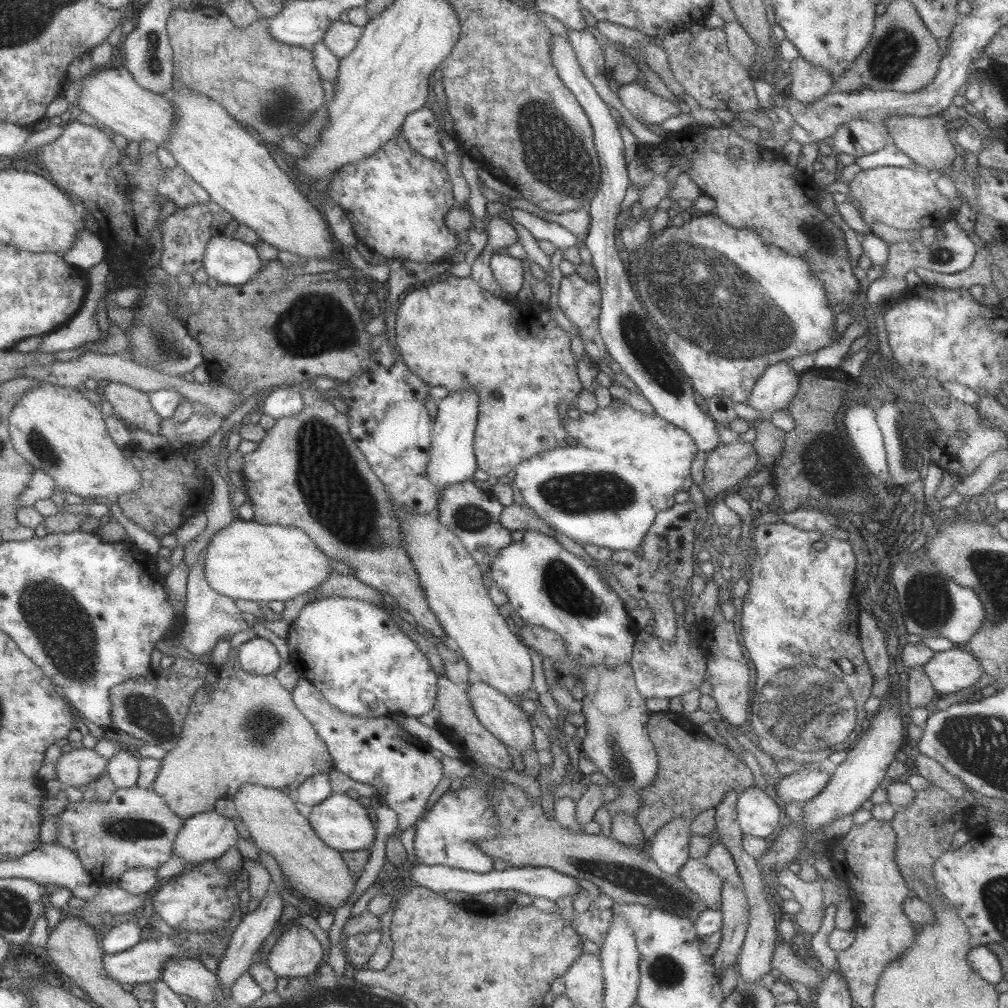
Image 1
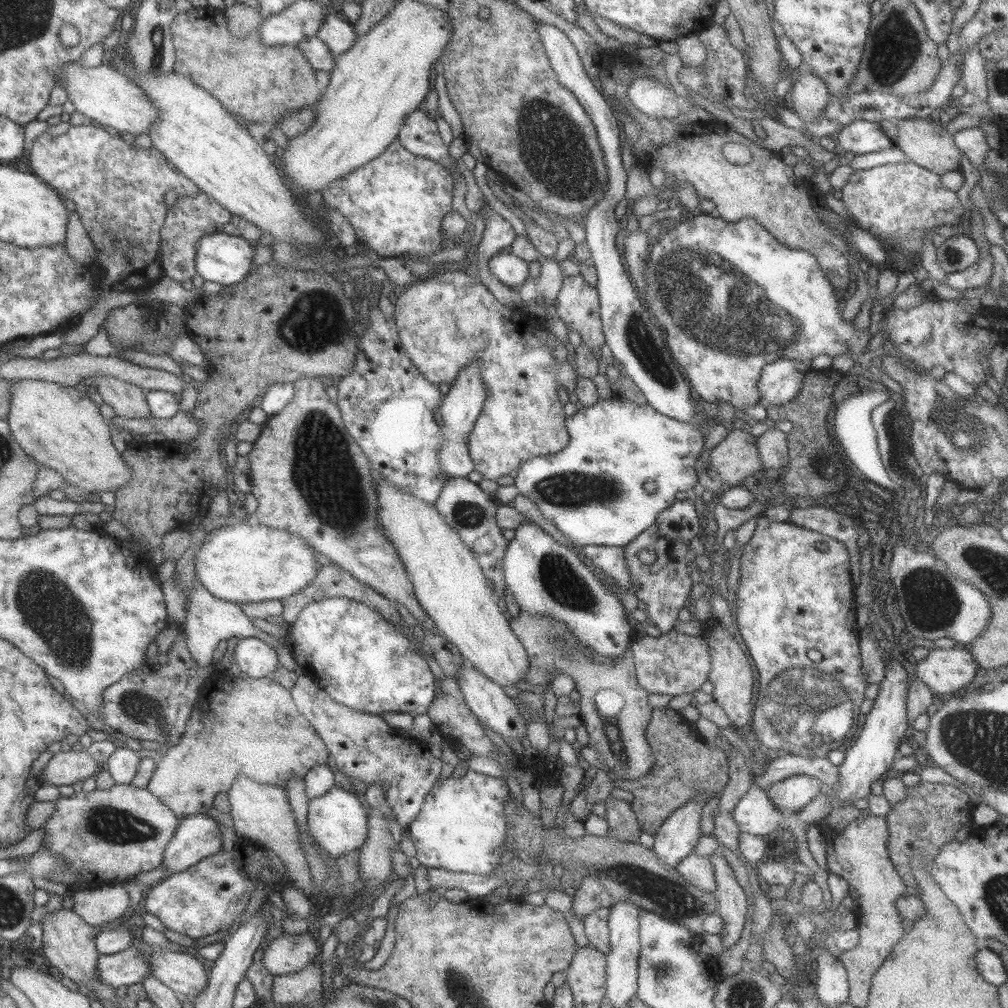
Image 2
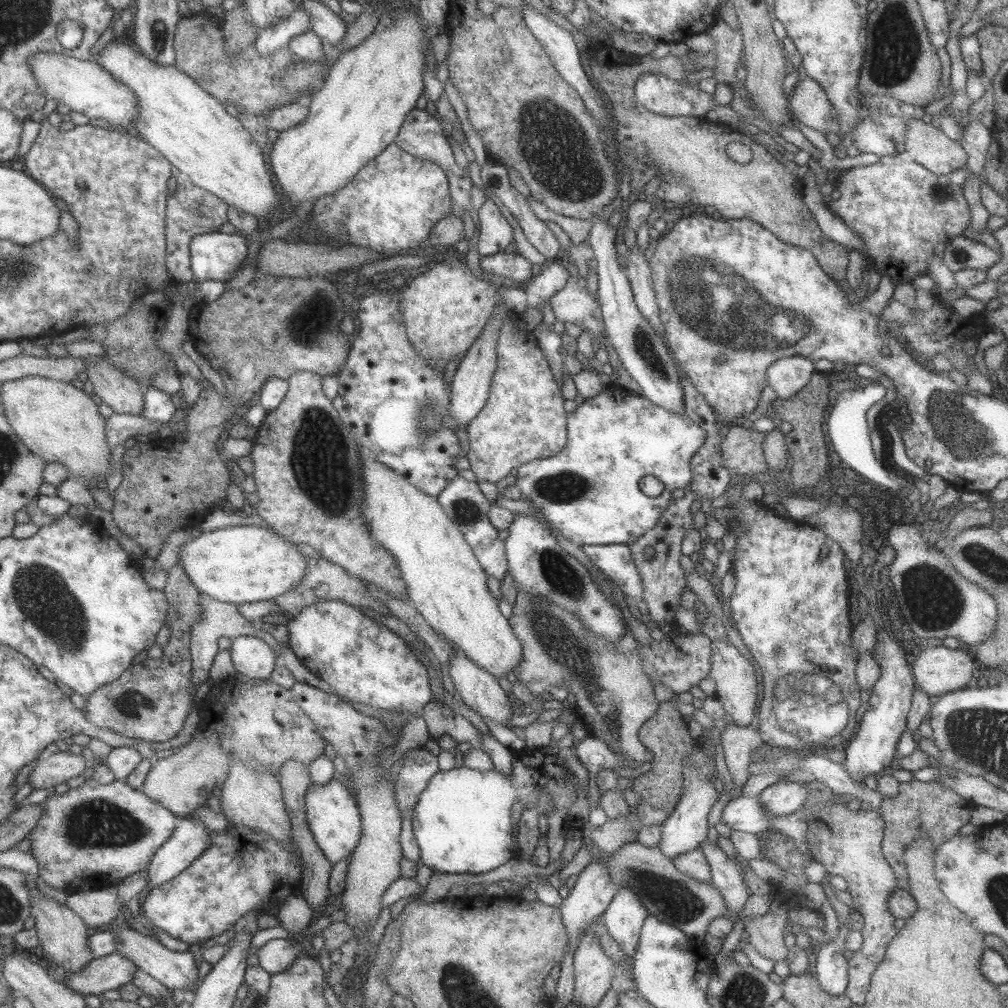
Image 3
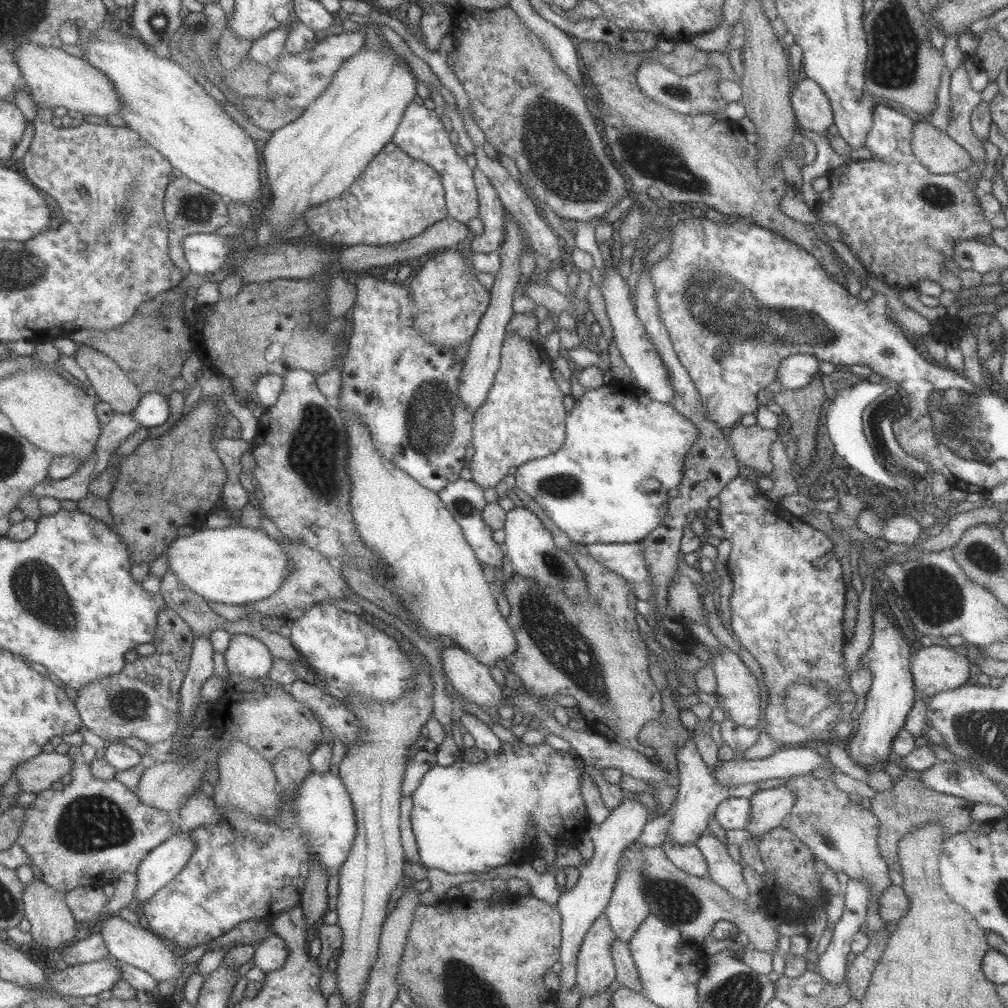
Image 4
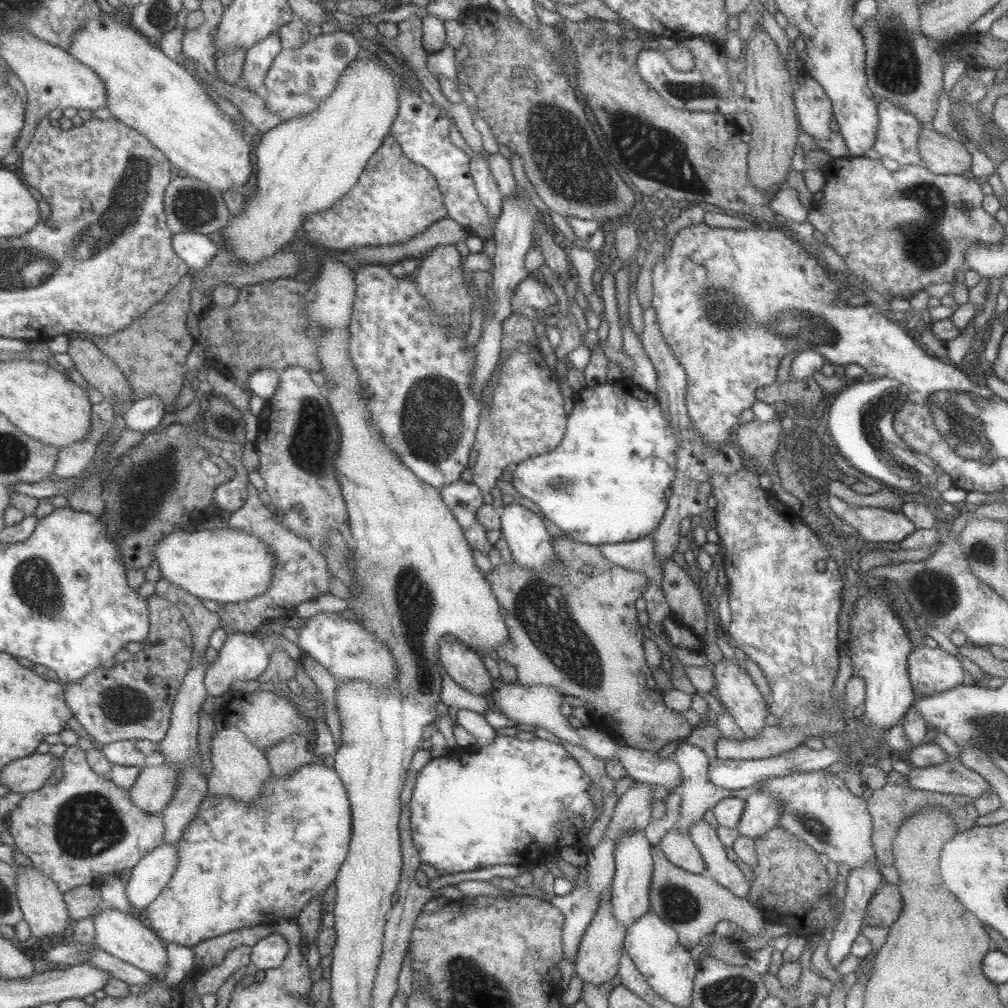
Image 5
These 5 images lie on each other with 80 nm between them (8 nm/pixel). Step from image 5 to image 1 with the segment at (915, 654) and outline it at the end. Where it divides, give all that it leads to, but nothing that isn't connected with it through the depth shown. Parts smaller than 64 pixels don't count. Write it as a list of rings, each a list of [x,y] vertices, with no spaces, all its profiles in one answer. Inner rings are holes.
[[[957,645],[946,651],[934,652],[932,657],[922,664],[922,669],[937,694],[951,694],[951,692],[967,688],[979,680],[979,676],[983,672],[977,659],[964,646],[958,647]]]

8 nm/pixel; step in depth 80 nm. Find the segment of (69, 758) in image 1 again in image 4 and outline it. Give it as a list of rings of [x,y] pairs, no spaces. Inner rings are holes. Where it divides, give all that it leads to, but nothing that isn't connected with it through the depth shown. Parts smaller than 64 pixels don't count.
[[[41,751],[29,760],[14,766],[11,778],[16,780],[20,791],[36,793],[49,789],[52,782],[69,772],[71,765],[66,753]]]

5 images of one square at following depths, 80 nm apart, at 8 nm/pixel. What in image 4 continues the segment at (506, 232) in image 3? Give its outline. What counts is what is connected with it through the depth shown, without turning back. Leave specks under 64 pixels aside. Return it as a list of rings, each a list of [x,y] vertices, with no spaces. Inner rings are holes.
[[[477,167],[472,169],[472,179],[478,200],[478,218],[484,227],[481,235],[471,236],[466,244],[470,253],[496,252],[504,233],[504,208],[495,189],[481,169]]]

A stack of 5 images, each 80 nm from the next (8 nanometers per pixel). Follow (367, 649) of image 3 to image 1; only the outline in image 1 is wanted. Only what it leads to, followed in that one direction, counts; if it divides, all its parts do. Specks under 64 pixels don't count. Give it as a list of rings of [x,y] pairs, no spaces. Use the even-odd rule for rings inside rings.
[[[320,597],[305,604],[288,629],[288,662],[338,711],[363,718],[395,714],[417,718],[433,708],[439,676],[417,645],[378,606],[354,598]]]

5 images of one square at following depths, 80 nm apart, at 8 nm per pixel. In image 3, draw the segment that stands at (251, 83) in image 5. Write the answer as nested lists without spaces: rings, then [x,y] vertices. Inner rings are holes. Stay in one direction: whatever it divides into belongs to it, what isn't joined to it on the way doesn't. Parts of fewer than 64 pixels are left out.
[[[296,6],[291,17],[277,21],[275,25],[269,25],[267,29],[258,33],[253,42],[255,50],[259,56],[267,56],[277,49],[286,48],[290,38],[307,29],[311,29],[311,19],[303,9]]]

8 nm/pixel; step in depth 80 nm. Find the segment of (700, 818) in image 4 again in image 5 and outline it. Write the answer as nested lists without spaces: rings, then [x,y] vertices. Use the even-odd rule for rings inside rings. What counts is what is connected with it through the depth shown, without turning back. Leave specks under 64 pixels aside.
[[[683,740],[677,744],[674,753],[671,755],[674,761],[678,764],[681,771],[682,781],[677,790],[681,794],[680,813],[675,828],[677,832],[685,833],[685,836],[689,834],[690,824],[693,821],[702,819],[703,813],[707,809],[712,809],[716,802],[719,802],[722,798],[733,796],[731,790],[725,788],[719,788],[708,781],[708,756],[697,746],[689,744]]]

